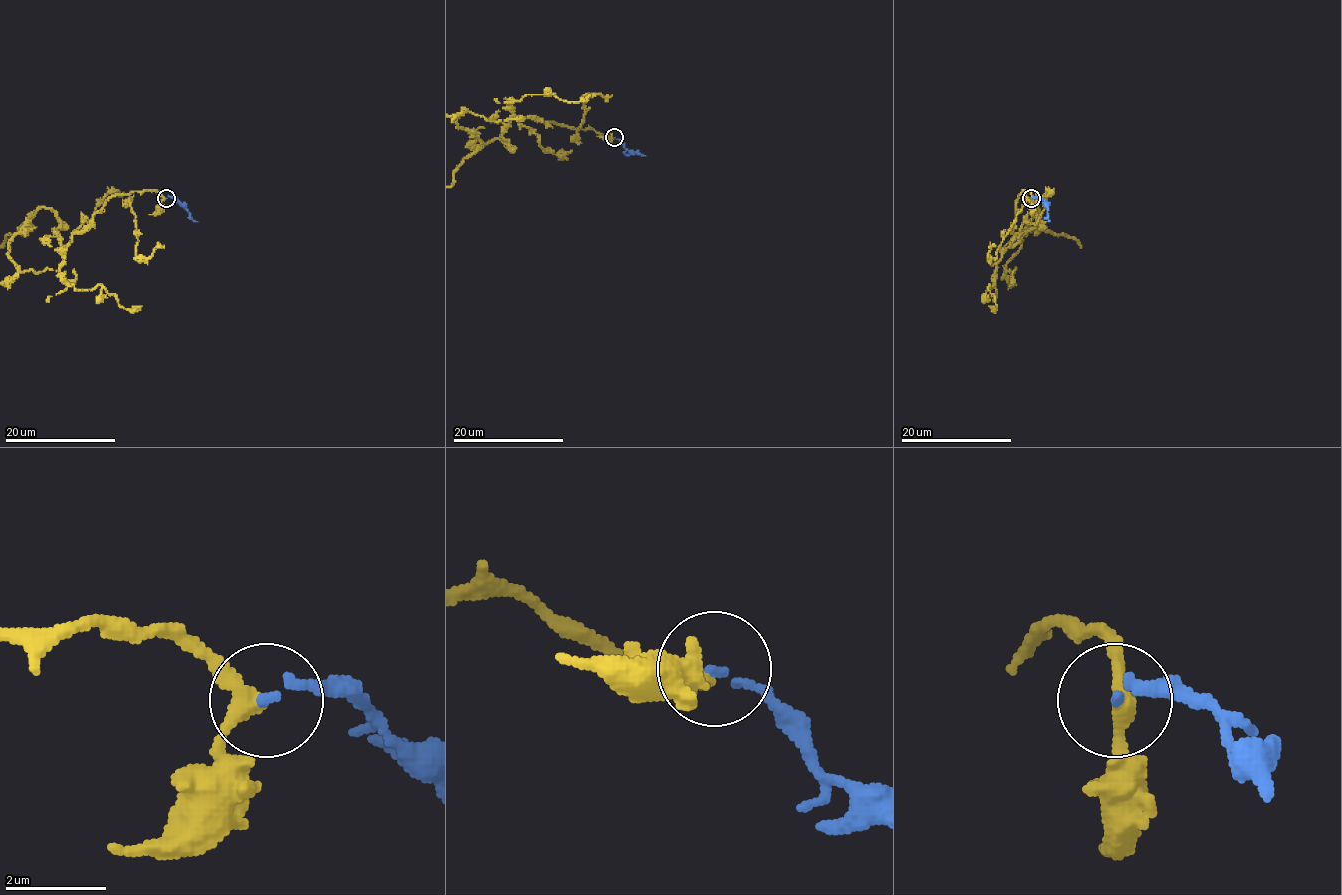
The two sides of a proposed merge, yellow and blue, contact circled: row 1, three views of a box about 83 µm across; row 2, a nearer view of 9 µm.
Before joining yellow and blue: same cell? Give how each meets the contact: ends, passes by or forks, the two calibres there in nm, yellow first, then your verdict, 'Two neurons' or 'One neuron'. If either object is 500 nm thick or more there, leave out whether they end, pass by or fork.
At the ring yellow passes by. At the ring blue ends. Thickness 320 nm (yellow) against 180 nm. Two neurons

